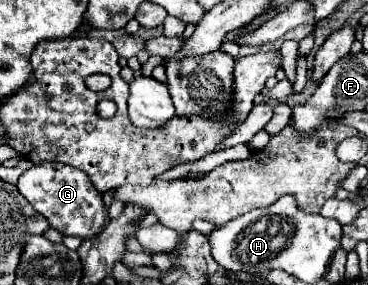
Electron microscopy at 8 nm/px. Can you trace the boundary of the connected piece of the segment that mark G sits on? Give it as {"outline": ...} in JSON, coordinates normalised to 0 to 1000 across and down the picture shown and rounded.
{"outline":[[[109,572],[65,600],[43,642],[49,670],[76,698],[76,712],[125,761],[141,804],[168,825],[196,825],[217,839],[255,839],[283,804],[288,719],[277,677],[255,663],[245,621],[217,593],[163,572]]]}

